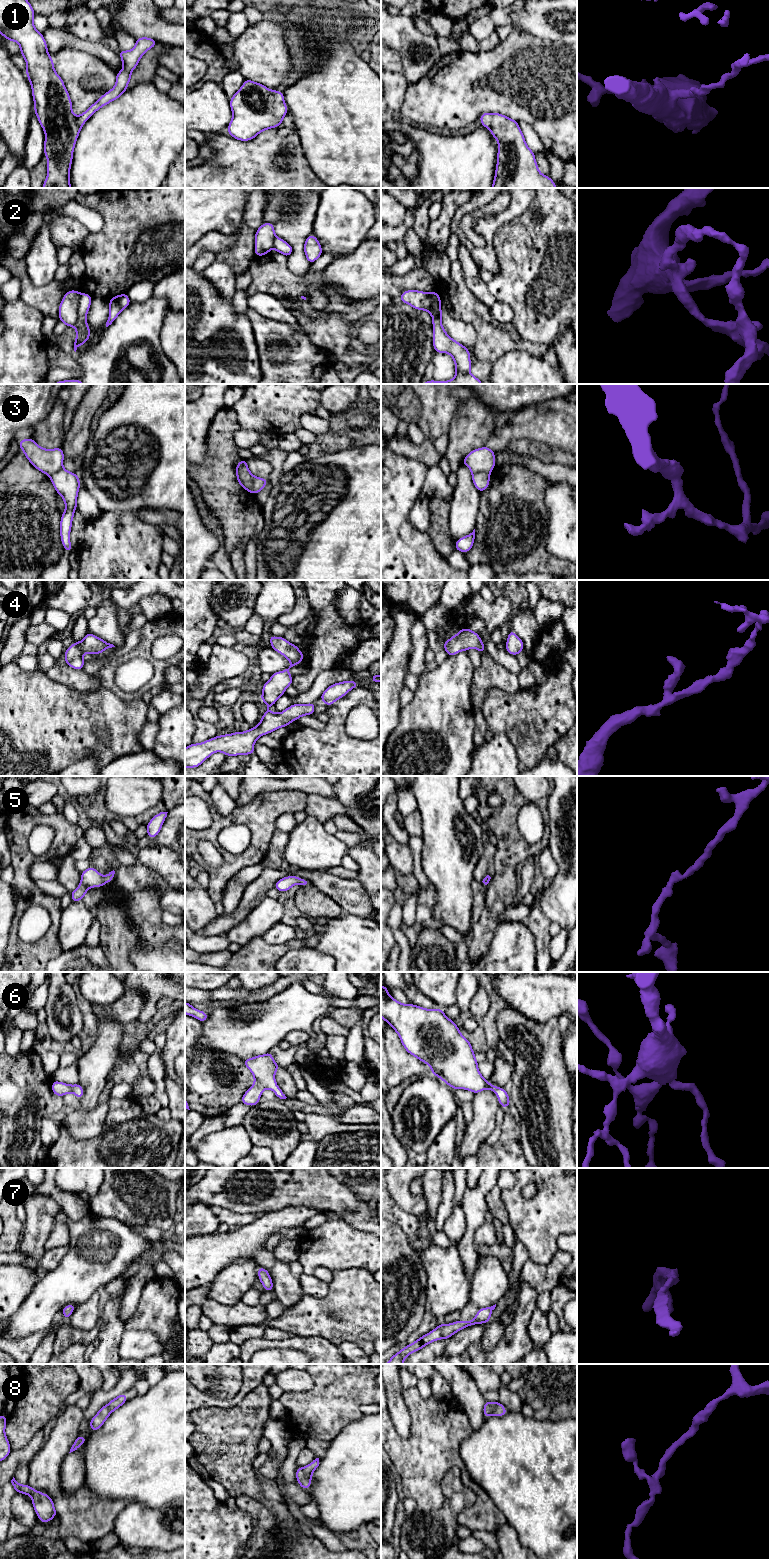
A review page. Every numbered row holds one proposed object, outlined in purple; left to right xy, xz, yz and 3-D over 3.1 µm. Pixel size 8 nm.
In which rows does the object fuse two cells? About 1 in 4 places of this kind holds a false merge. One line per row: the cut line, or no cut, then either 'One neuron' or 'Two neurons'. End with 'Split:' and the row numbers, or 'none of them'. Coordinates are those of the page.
1: No split. One neuron
2: Split along xy (79, 294), (78, 319), (74, 325). Two neurons
3: Split along xz (254, 476), (252, 493). Two neurons
4: No split. One neuron
5: No split. One neuron
6: No split. One neuron
7: No split. One neuron
8: No split. One neuron
Split: 2, 3

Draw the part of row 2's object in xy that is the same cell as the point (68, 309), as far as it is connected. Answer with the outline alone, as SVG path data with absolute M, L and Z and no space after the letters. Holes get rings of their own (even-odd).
M79 291L65 293L59 305L58 317L67 327L75 326L78 320Z

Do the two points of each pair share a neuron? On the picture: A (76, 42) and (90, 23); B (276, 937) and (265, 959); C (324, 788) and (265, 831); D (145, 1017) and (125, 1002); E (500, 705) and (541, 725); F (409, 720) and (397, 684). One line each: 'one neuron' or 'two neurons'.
A: two neurons
B: two neurons
C: two neurons
D: two neurons
E: one neuron
F: two neurons

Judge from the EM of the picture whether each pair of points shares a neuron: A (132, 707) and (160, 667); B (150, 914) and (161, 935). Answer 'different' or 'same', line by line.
A: different
B: same

